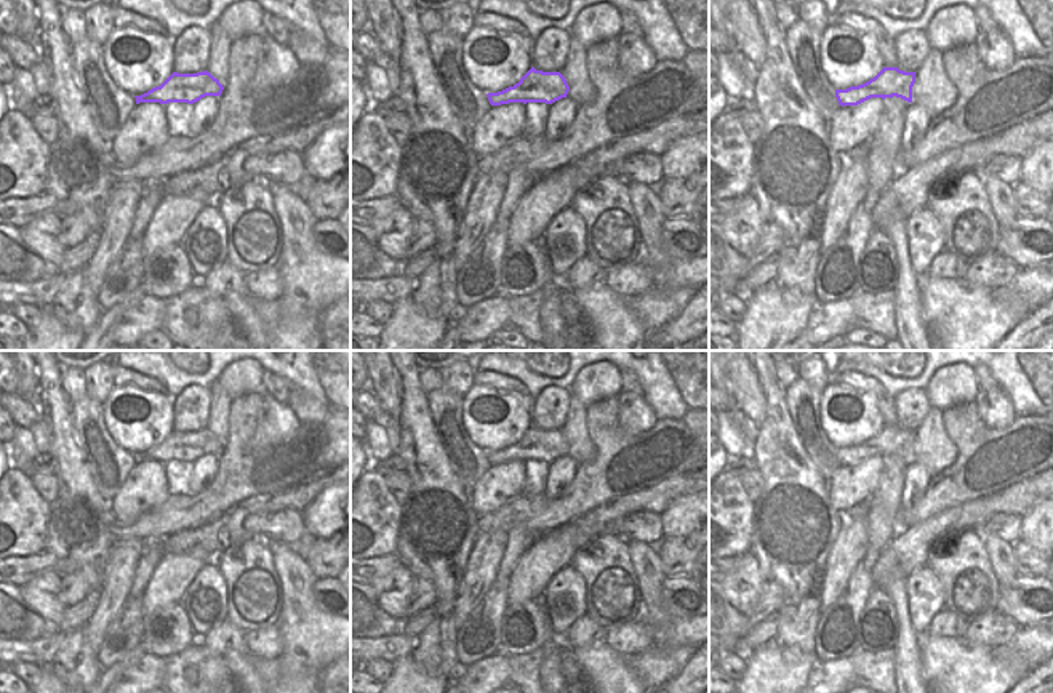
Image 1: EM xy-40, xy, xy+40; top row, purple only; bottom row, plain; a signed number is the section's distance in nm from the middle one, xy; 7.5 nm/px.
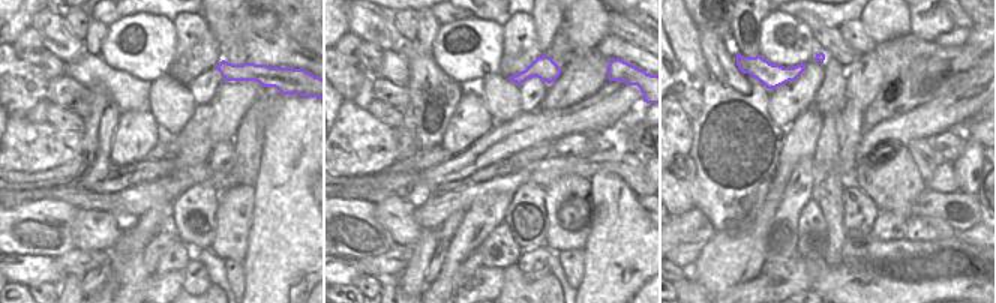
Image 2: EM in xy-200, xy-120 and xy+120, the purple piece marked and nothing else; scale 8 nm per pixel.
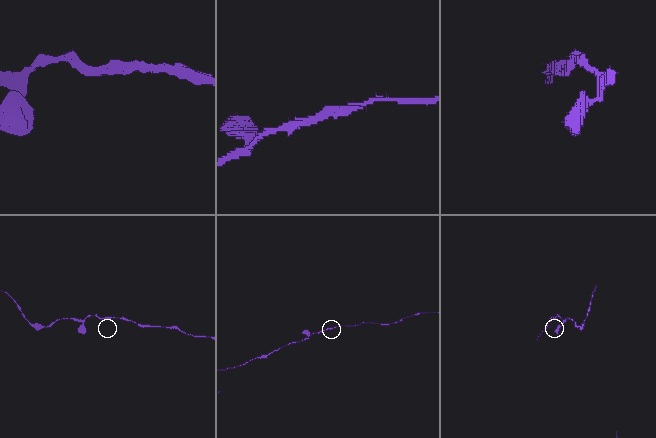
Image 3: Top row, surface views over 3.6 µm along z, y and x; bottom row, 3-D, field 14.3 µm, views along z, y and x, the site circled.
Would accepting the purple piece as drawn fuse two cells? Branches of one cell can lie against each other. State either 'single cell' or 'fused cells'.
single cell

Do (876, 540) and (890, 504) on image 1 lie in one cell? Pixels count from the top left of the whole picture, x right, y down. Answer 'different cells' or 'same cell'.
same cell

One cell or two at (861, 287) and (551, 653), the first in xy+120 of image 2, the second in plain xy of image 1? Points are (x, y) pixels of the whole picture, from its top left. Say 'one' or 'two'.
two

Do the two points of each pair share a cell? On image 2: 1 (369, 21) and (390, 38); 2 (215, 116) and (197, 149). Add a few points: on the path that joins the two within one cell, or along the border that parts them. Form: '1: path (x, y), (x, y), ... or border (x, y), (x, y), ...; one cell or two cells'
1: path (374, 23), (386, 35); one cell
2: path (212, 123), (197, 141); one cell

